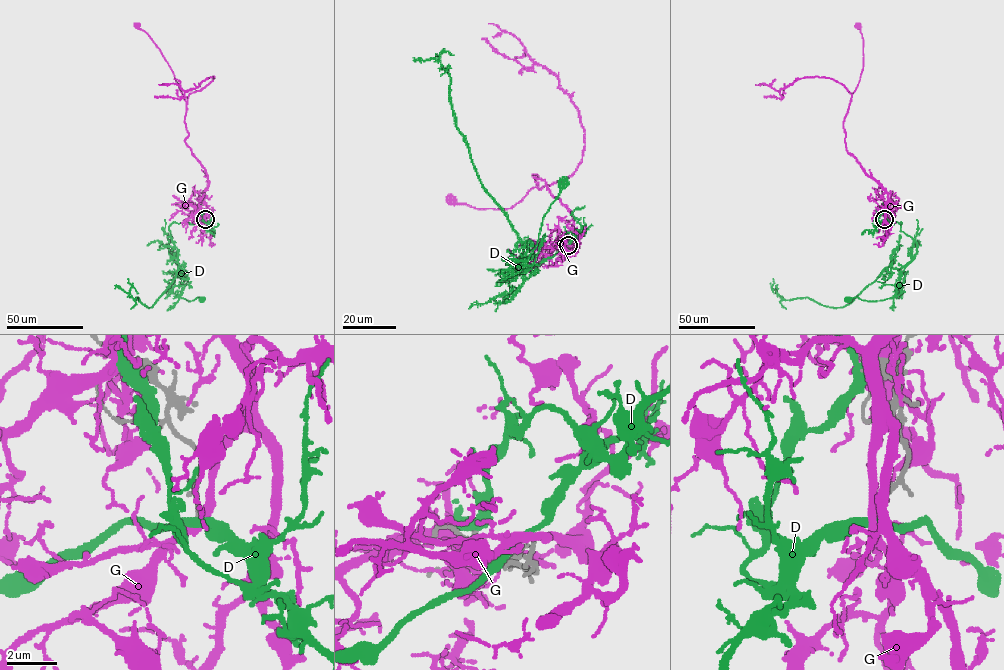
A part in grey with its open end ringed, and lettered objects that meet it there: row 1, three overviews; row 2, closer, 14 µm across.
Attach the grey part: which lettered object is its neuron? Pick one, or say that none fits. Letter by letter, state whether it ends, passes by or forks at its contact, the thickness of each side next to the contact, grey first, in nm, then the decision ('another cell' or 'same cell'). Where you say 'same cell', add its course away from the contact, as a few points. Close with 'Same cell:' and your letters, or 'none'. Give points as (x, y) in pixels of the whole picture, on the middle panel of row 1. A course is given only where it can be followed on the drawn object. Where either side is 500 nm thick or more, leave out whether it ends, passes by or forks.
D: it passes by; 150 nm thick on the grey side, 280 nm on the other; another cell
G: it passes by; 180 nm thick on the grey side, 400 nm on the other; another cell
Same cell: none

